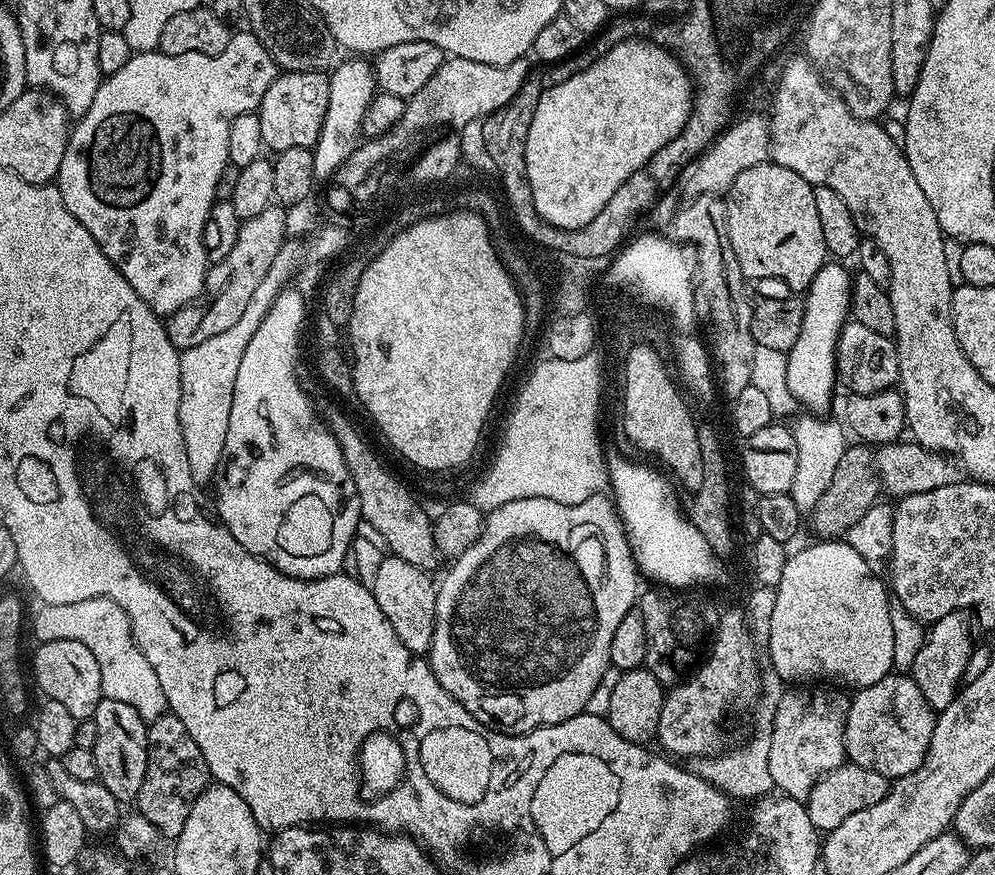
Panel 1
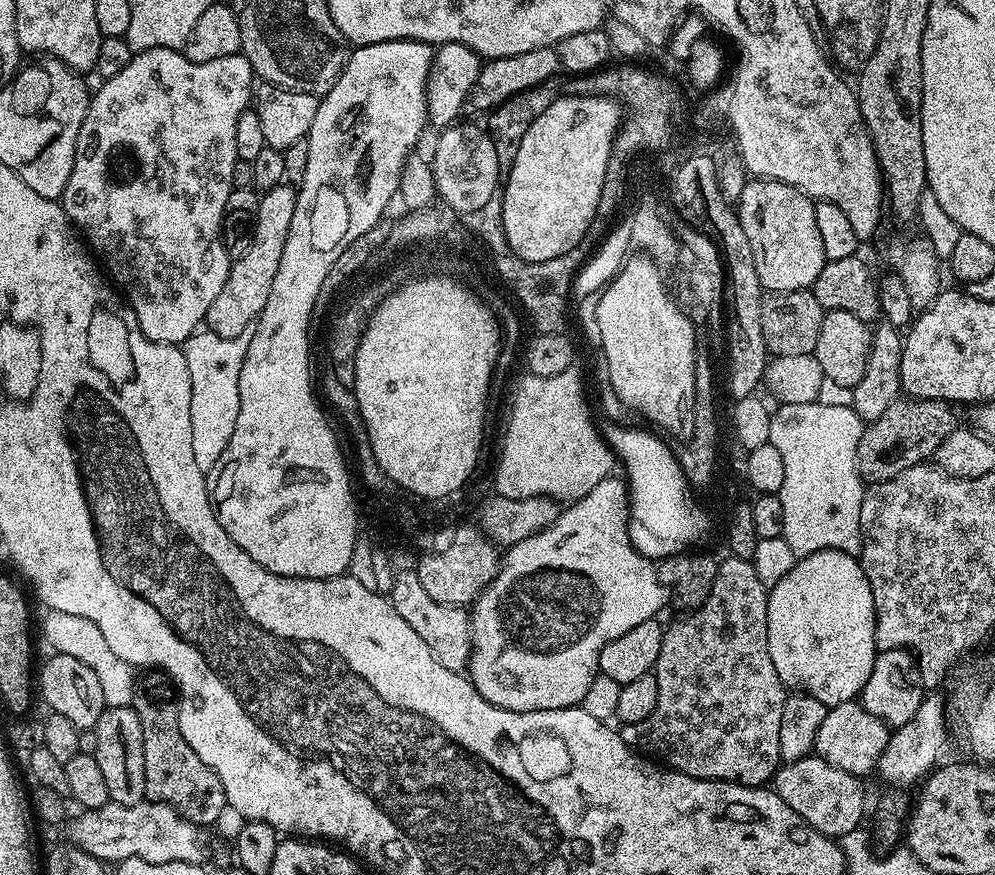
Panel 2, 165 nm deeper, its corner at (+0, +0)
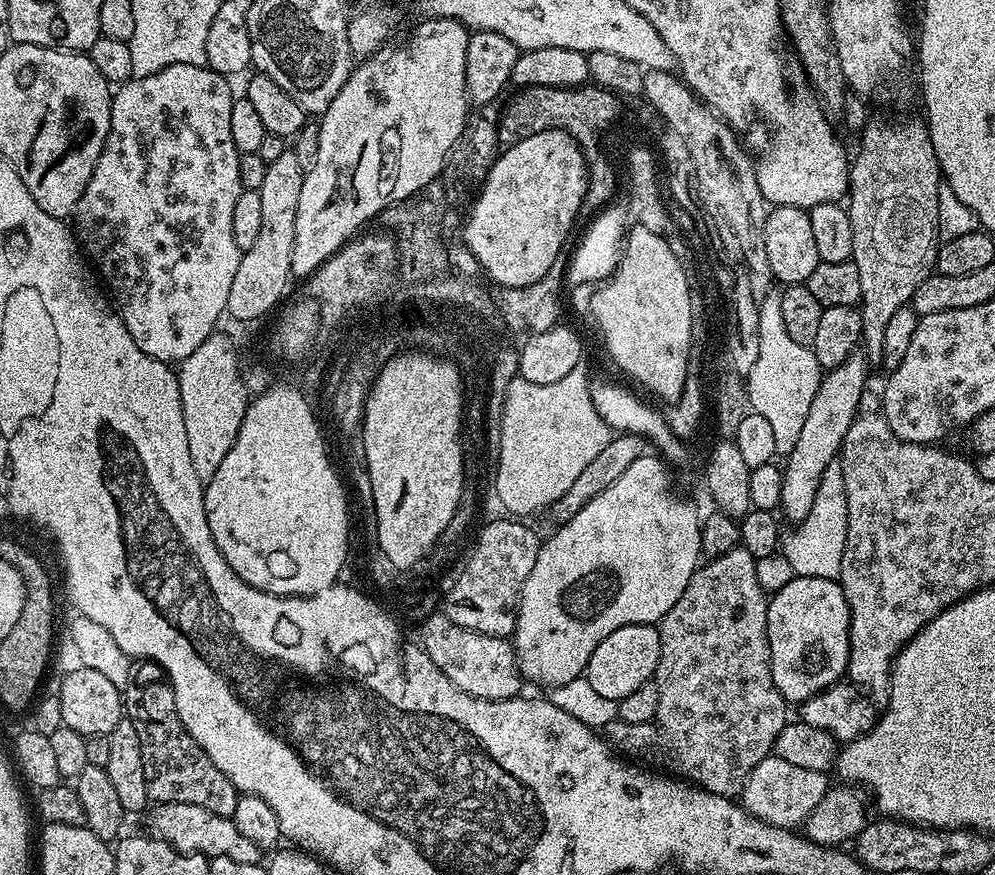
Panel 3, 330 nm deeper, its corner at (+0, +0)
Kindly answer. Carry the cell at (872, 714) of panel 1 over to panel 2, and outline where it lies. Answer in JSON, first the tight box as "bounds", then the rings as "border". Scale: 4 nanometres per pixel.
{"bounds":[815,700,890,778],"border":[[[851,700],[828,709],[826,718],[822,718],[822,726],[818,726],[815,755],[821,756],[830,766],[838,766],[838,770],[846,770],[850,774],[864,778],[867,772],[875,773],[880,755],[886,748],[890,729],[874,714],[870,714],[864,705]]]}

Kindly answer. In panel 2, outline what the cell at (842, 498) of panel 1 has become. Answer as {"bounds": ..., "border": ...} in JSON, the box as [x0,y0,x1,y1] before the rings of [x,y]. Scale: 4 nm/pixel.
{"bounds":[856,398,958,482],"border":[[[901,398],[890,402],[890,406],[882,418],[871,421],[865,427],[862,438],[858,442],[856,451],[856,468],[860,472],[860,479],[865,482],[883,482],[902,474],[902,470],[913,468],[921,462],[928,462],[935,457],[936,451],[950,438],[952,431],[958,427],[956,412],[947,400],[918,400],[915,398]]]}

